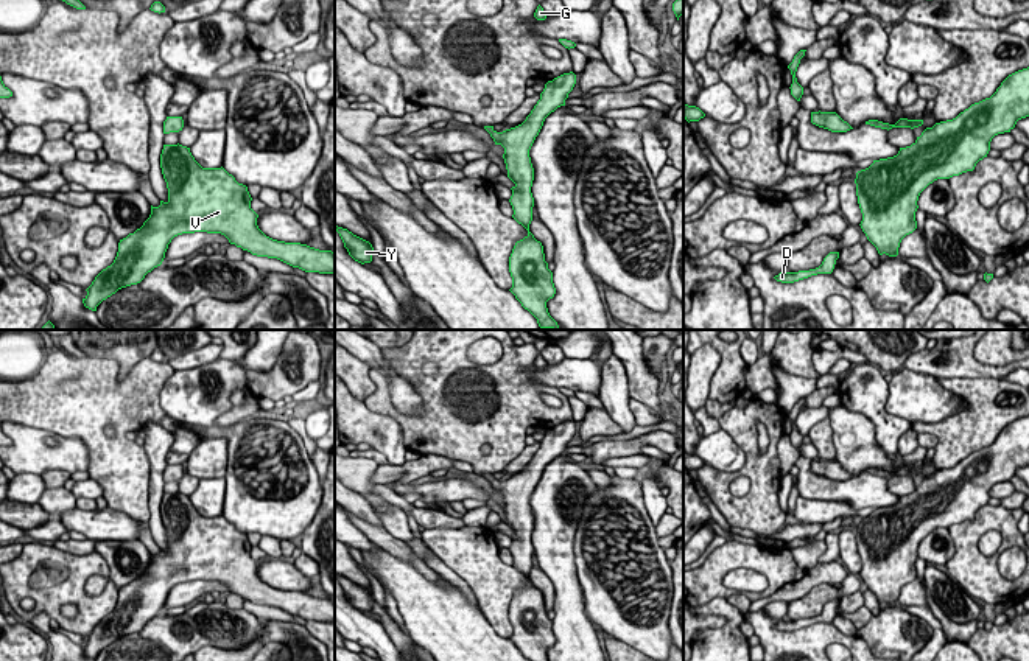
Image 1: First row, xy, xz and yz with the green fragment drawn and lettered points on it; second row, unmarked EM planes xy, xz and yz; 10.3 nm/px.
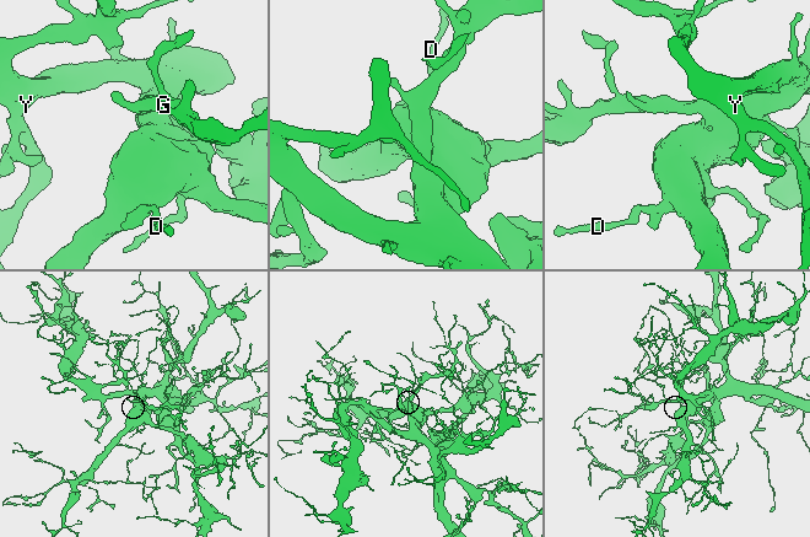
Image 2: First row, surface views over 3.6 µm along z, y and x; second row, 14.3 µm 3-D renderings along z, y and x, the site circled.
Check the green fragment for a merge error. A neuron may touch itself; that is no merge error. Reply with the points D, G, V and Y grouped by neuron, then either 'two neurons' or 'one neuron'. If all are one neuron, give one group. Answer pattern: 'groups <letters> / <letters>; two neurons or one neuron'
groups D G V Y; one neuron

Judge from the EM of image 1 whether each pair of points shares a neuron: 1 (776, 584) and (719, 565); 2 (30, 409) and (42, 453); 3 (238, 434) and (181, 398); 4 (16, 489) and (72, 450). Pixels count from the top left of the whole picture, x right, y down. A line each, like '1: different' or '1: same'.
1: same
2: different
3: same
4: different

